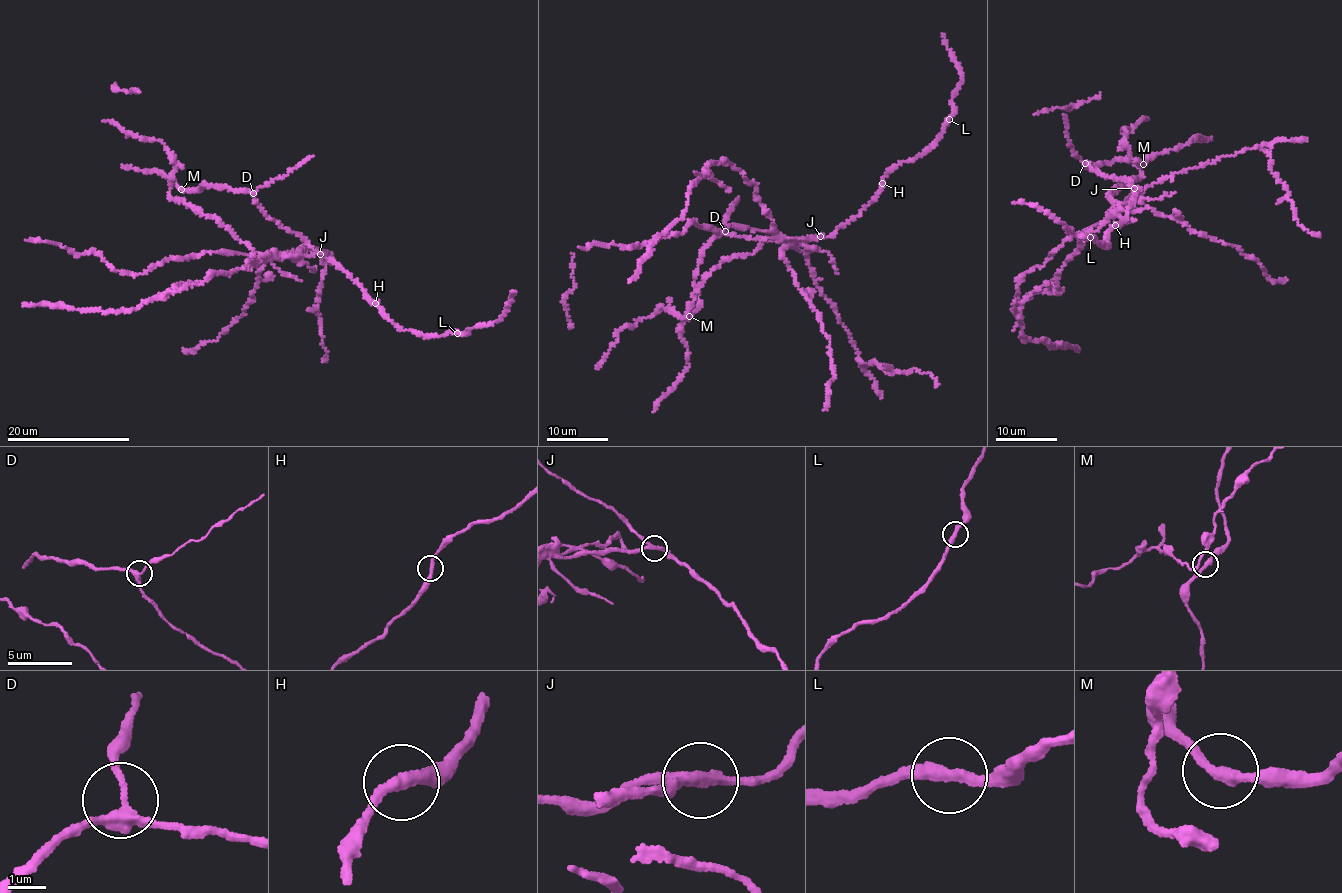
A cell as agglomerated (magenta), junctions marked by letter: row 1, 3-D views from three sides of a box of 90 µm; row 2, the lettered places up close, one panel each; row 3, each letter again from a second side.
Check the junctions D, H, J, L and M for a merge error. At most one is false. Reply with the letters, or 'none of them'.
J

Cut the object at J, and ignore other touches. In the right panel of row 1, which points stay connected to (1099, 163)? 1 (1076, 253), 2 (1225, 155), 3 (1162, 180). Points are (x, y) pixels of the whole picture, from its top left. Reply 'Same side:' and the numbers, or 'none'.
Same side: none

